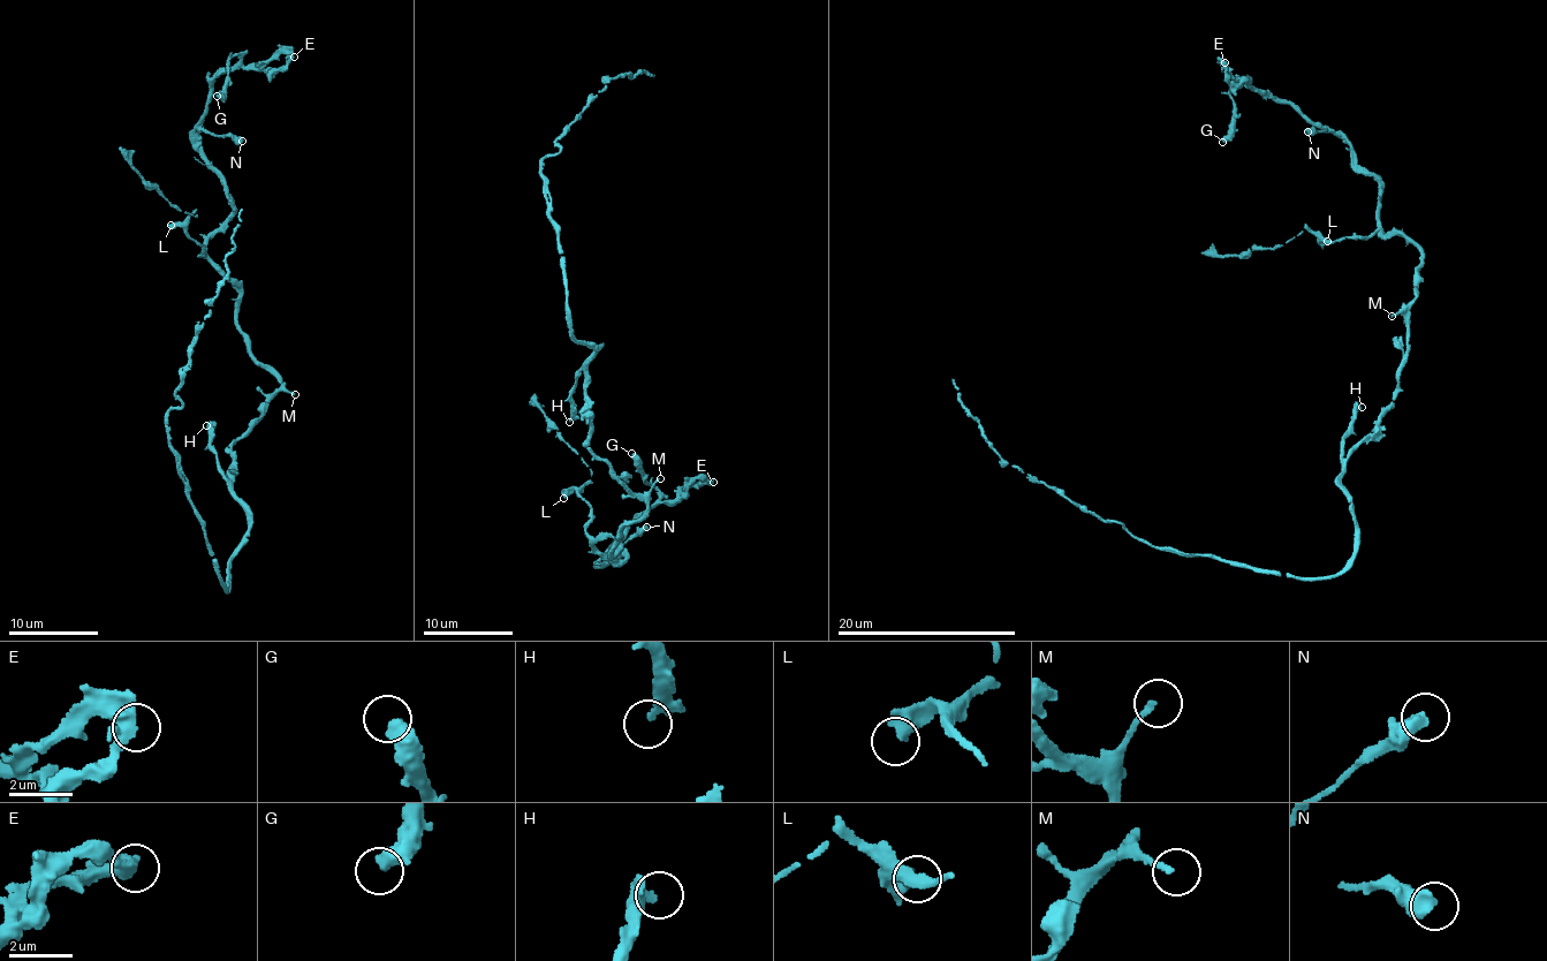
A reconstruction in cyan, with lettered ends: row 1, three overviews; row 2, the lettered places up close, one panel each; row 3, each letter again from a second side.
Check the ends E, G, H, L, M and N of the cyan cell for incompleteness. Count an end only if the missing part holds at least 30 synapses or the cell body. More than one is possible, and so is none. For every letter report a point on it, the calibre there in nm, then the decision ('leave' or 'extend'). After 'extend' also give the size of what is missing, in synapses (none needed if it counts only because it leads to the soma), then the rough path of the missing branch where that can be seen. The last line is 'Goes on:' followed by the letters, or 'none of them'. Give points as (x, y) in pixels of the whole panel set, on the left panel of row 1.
E: at (294, 57); 400 nm thick; leave
G: at (217, 96); 480 nm thick; extend; about 70 synapses; missing branch runs (217, 96), (187, 86), (169, 88), (162, 97), (164, 113)
H: at (206, 425); 360 nm thick; extend; about 110 synapses; missing branch runs (206, 425), (186, 409), (175, 408), (161, 395), (161, 390), (135, 376), (121, 381), (101, 424)
L: at (171, 225); 480 nm thick; leave
M: at (295, 394); 160 nm thick; extend; about 50 synapses; missing branch runs (295, 394), (327, 425)
N: at (242, 141); 500 nm thick; leave
Goes on: G, H, M

